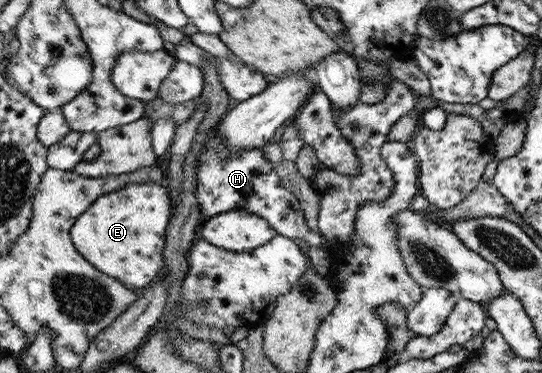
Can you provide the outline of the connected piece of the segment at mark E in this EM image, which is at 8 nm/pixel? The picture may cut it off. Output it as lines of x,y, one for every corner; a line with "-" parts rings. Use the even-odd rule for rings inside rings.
166,181
133,182
117,191
109,192
93,202
91,208
76,220
71,228
75,247
97,270
103,271
134,289
142,289
155,280
163,264
163,246
153,234
161,234
168,228
171,216
171,196
-
147,234
147,236
143,236
-
149,244
149,246
147,246

